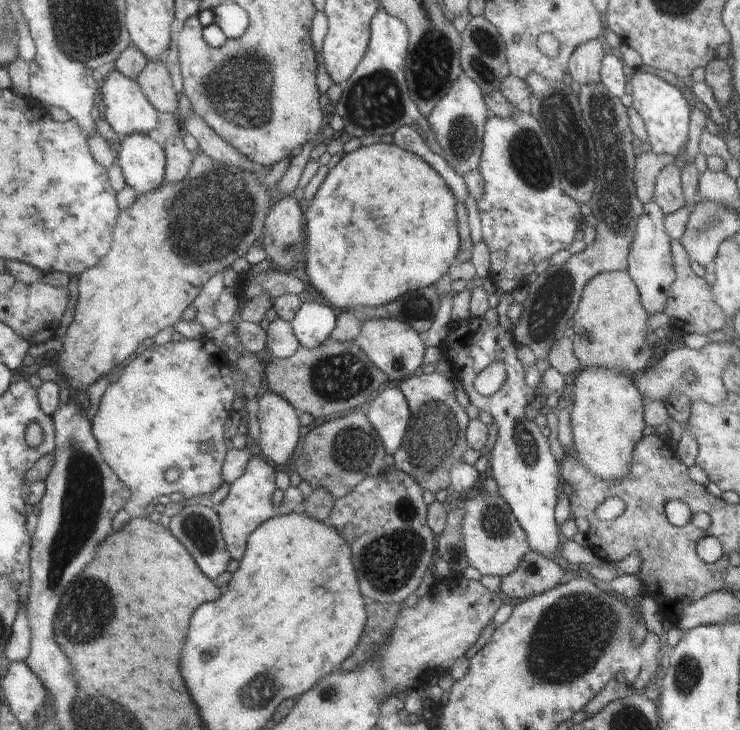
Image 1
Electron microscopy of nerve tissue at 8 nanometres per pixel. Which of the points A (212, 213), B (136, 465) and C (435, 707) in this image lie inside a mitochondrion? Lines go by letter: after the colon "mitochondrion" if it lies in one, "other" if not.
A: mitochondrion
B: other
C: other

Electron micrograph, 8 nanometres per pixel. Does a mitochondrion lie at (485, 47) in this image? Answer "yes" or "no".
yes

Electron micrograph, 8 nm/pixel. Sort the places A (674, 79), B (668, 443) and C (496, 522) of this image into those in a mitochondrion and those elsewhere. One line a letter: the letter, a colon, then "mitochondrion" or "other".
A: other
B: other
C: mitochondrion

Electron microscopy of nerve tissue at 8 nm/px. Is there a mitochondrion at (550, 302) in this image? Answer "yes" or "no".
yes

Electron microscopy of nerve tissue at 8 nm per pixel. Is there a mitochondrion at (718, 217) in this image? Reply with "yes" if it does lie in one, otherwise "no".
yes

